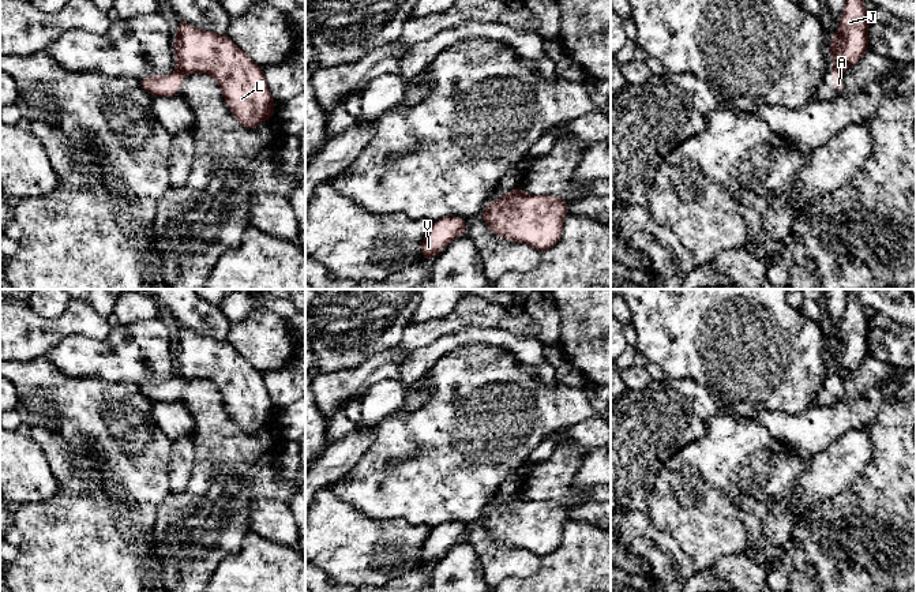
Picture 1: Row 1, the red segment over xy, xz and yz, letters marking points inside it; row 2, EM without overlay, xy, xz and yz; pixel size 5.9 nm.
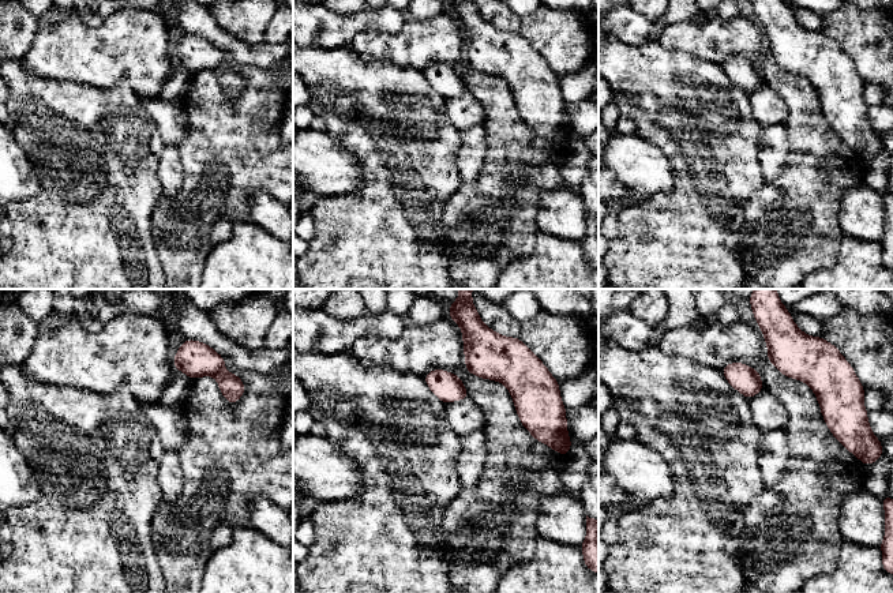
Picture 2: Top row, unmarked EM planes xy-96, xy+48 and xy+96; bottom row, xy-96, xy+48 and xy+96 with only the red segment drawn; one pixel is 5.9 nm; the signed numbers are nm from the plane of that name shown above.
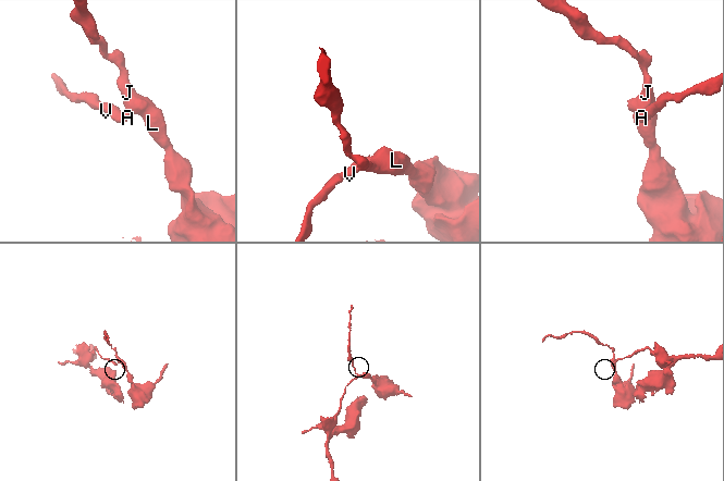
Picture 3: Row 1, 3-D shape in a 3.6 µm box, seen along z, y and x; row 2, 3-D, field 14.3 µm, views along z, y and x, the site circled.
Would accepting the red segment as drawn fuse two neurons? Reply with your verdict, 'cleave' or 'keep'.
cleave

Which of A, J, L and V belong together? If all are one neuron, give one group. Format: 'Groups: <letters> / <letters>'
Groups: A V / J L

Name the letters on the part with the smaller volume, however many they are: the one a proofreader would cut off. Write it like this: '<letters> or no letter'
J, L

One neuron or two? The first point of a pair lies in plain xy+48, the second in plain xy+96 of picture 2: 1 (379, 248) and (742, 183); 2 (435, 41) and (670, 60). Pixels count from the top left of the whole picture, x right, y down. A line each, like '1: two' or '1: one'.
1: one
2: two

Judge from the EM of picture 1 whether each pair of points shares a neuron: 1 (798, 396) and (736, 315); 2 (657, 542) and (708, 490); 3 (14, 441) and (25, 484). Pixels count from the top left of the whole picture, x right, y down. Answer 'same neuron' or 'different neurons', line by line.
1: same neuron
2: different neurons
3: same neuron

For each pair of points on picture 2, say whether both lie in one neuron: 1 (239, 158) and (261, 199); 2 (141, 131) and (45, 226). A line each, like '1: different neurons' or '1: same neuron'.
1: different neurons
2: same neuron

